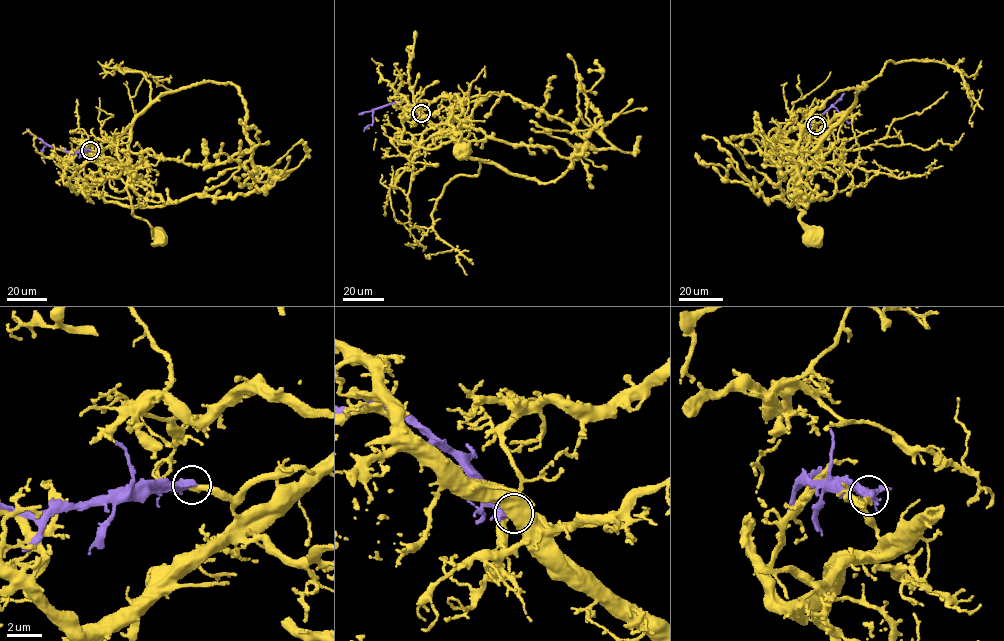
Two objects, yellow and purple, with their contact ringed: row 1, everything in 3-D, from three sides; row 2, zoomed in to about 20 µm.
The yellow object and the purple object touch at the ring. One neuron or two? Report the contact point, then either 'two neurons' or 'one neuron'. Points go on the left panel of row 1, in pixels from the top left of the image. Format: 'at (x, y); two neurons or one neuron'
at (90, 150); two neurons

